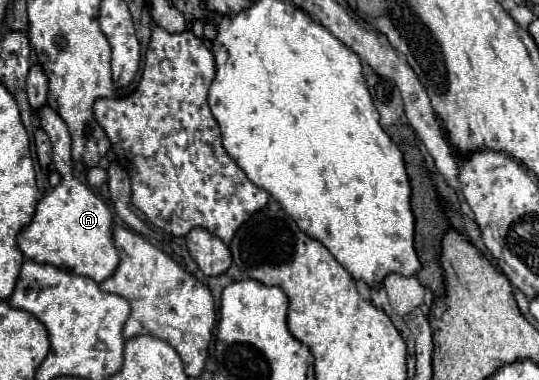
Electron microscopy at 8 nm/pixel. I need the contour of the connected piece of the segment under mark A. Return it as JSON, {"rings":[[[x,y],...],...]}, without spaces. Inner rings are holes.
{"rings":[[[48,106],[40,110],[40,120],[44,132],[52,140],[54,168],[62,176],[62,180],[50,194],[46,194],[38,202],[30,226],[26,226],[18,236],[18,246],[22,254],[34,262],[52,264],[72,274],[88,276],[100,284],[110,278],[120,264],[120,256],[112,238],[112,212],[104,204],[104,200],[94,196],[92,190],[72,174],[70,134],[64,120],[60,120],[60,116]]]}

